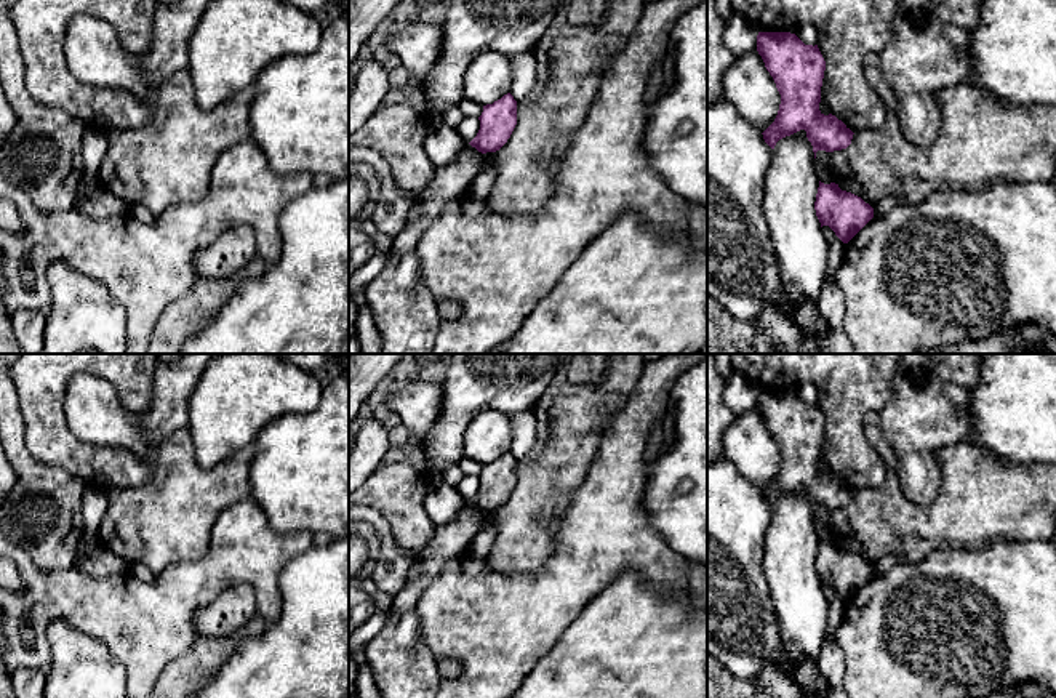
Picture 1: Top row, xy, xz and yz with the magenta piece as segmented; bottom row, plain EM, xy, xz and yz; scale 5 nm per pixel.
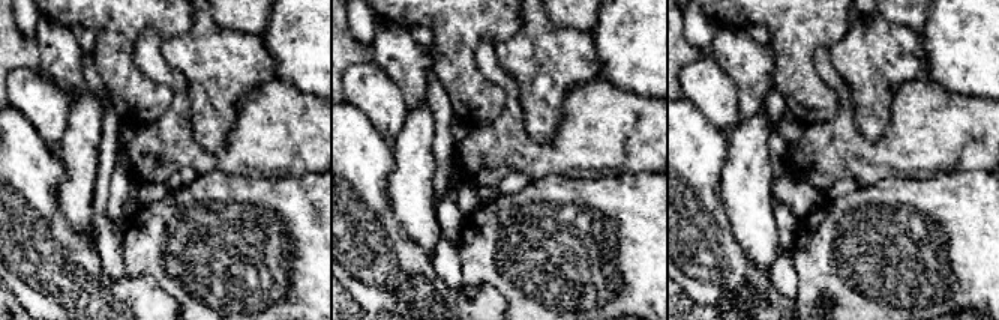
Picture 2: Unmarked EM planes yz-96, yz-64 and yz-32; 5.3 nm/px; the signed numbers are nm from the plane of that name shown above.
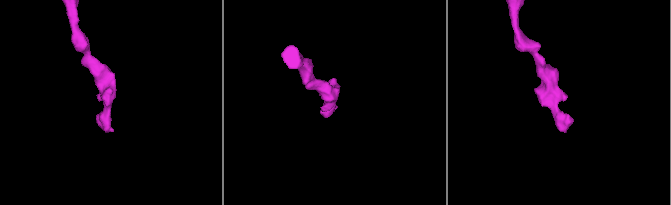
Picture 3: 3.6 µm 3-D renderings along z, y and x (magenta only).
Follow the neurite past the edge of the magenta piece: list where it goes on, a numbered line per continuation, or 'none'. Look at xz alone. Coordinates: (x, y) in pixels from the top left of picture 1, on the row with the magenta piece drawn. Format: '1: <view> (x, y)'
none

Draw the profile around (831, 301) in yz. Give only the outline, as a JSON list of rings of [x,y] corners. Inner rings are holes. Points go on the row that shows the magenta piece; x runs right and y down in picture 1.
[[[835,277],[826,279],[819,296],[819,311],[829,330],[818,341],[819,354],[853,354],[851,343],[845,333],[845,295],[838,288]]]

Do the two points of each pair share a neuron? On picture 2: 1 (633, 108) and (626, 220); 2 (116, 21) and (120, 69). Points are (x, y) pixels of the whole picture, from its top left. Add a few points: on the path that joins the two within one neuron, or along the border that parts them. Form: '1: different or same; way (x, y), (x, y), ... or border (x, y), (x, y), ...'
1: different; border (651, 172), (608, 173), (594, 179)
2: same; way (116, 33), (116, 57)

